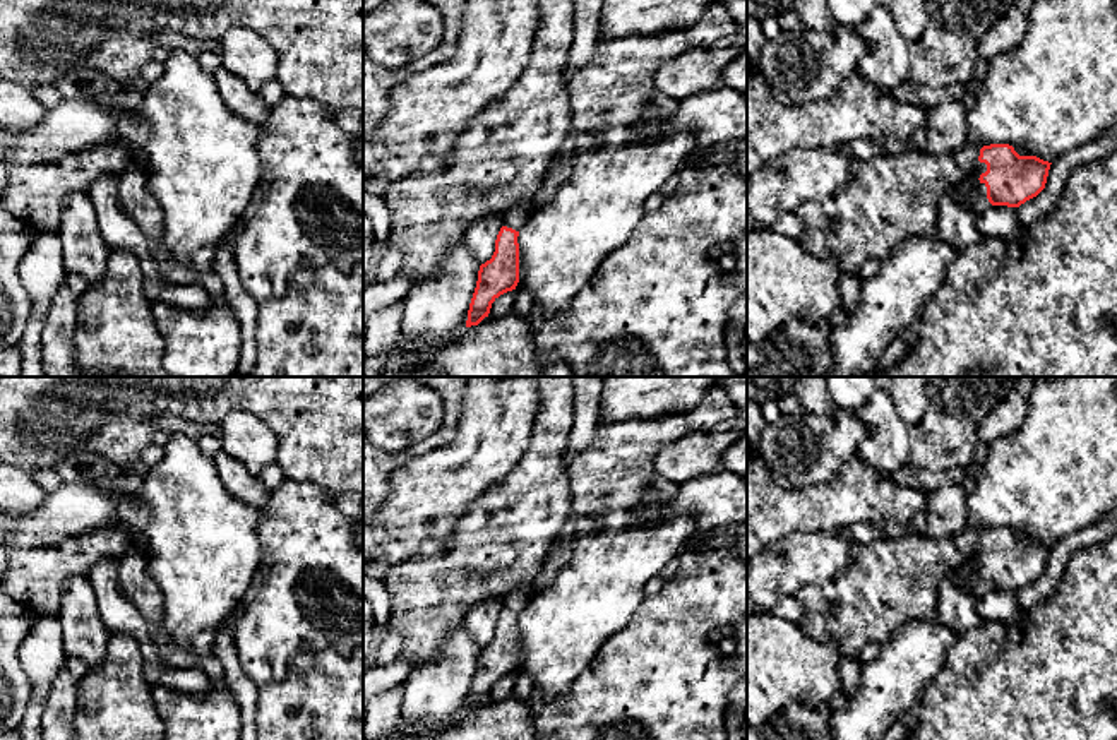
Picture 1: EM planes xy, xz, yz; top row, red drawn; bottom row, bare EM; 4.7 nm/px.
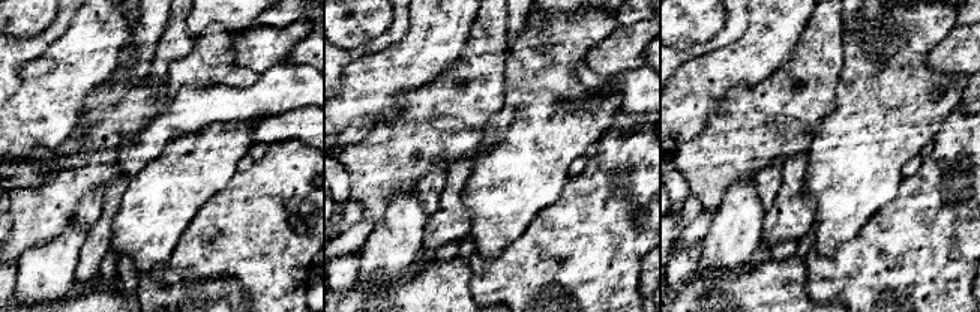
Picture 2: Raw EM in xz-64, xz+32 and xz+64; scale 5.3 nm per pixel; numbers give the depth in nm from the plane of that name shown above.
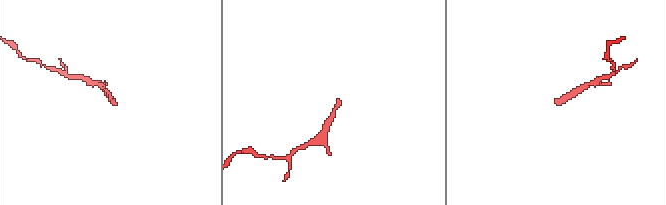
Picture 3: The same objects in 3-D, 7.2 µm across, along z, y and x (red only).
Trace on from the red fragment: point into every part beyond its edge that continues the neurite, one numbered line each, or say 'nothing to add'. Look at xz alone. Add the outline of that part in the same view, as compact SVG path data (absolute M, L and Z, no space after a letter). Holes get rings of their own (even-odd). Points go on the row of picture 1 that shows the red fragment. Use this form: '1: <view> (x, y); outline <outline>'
1: xz (518, 214); outline M521 200L502 212L502 226L519 231L524 223L529 219L533 211L533 202Z

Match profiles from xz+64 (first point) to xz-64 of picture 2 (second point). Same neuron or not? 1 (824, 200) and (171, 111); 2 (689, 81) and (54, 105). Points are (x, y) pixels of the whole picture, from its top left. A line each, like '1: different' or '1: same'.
1: different
2: same

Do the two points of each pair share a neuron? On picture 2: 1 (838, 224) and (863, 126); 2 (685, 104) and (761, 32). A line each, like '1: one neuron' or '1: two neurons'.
1: one neuron
2: one neuron

